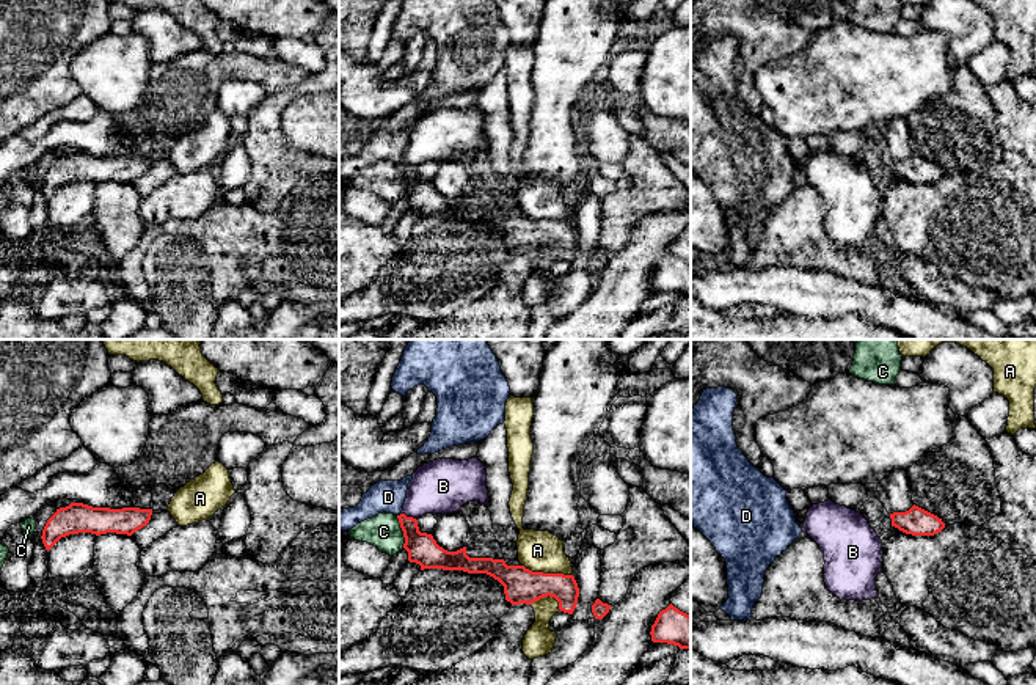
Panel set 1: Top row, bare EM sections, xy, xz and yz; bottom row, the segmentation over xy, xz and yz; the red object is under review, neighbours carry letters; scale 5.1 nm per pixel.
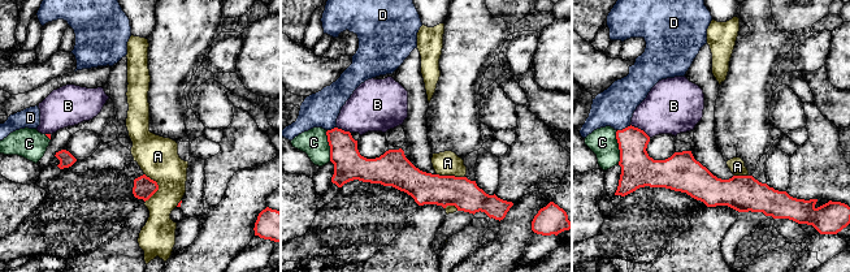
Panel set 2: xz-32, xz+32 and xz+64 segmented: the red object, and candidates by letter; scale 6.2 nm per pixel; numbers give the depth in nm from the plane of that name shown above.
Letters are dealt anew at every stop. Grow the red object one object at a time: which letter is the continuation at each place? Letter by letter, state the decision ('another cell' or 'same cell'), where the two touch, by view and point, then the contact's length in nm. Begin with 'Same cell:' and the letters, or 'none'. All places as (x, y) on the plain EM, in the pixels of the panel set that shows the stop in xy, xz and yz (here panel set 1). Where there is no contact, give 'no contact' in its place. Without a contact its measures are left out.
Same cell: D
A: another cell | xz (547, 222) | 280 nm
B: another cell | xz (408, 165) | 80 nm
C: another cell | xz (402, 178) | 170 nm
D: same cell | xz (401, 162) | 30 nm

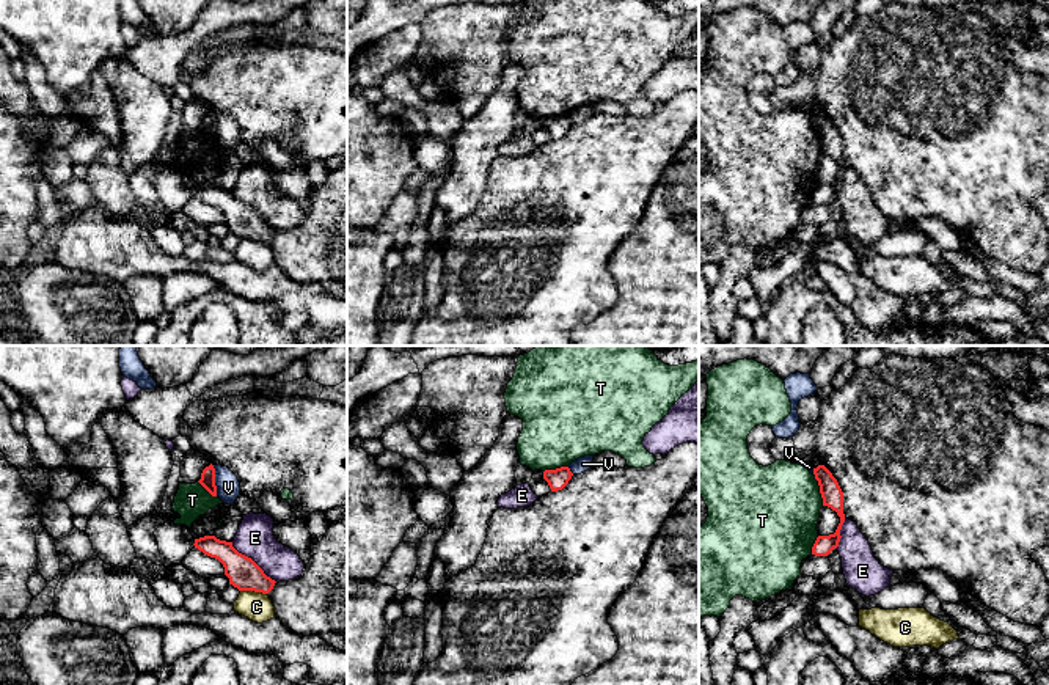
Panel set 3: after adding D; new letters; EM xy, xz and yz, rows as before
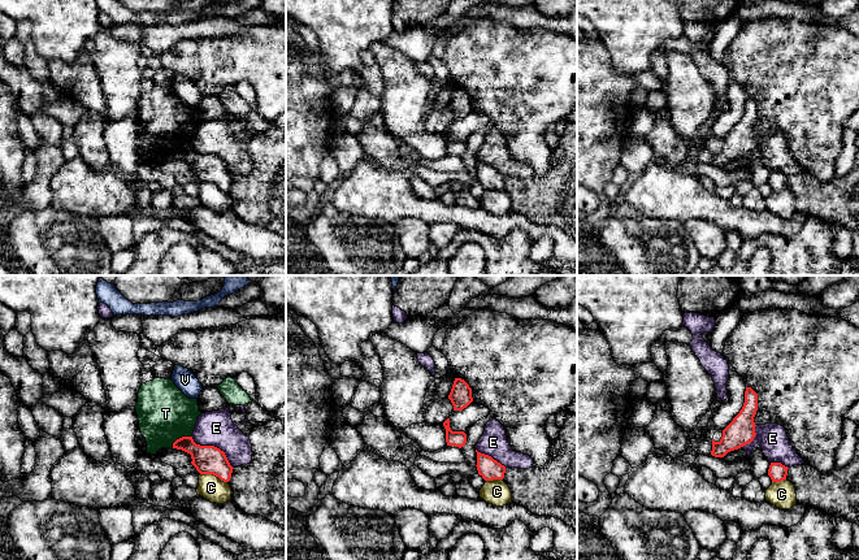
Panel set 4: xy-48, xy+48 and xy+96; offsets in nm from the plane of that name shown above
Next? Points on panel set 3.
Same cell: none
C: another cell | xy (253, 238) | 140 nm
E: another cell | xy (253, 209) | 320 nm
T: another cell | yz (820, 139) | 160 nm
V: another cell | xy (214, 129) | 160 nm

